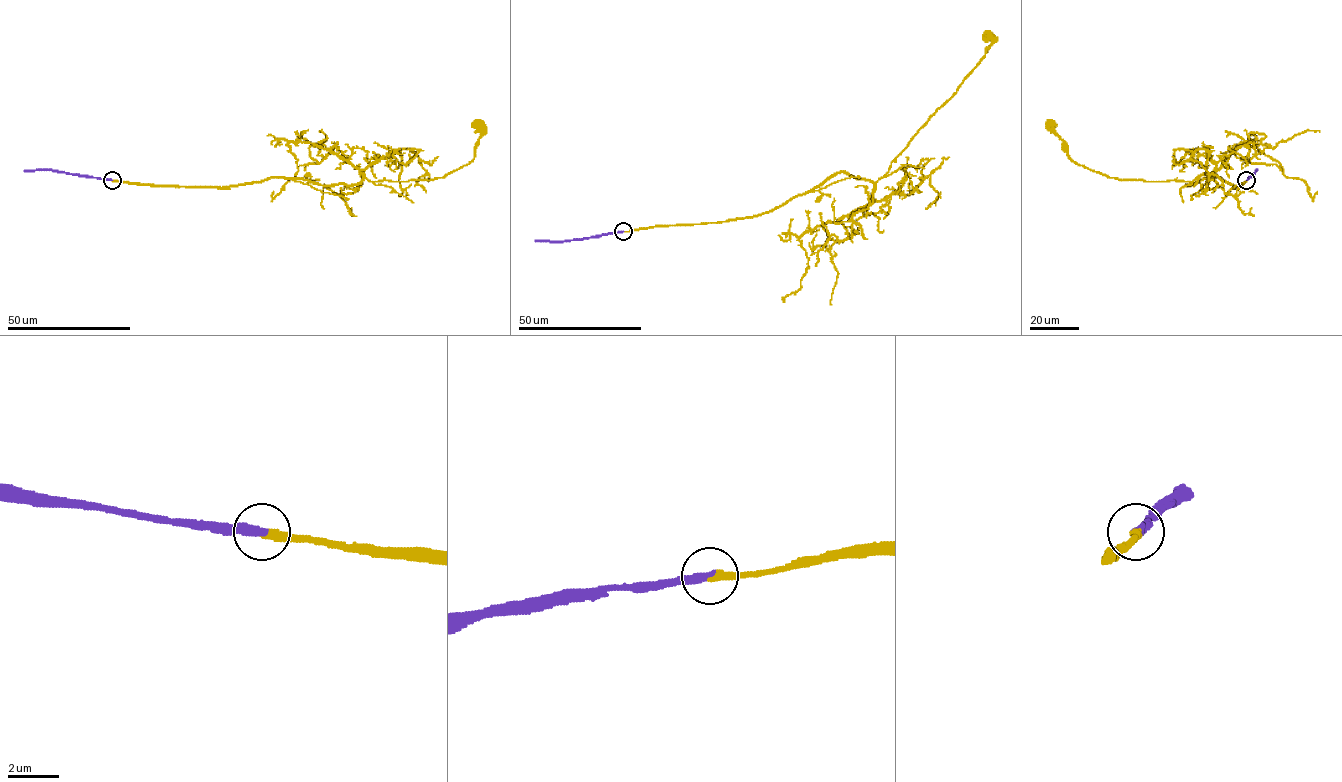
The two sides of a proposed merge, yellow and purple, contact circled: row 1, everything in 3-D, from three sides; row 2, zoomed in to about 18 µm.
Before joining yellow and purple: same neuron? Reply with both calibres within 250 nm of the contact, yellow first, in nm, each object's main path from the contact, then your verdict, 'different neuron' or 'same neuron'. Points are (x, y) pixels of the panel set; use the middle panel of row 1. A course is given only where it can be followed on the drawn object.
320/360 nm | yellow via (623, 231), (757, 216), (840, 172), (875, 182), (985, 54), (991, 41), (988, 35) | purple via (623, 231), (563, 241), (535, 241) | same neuron

